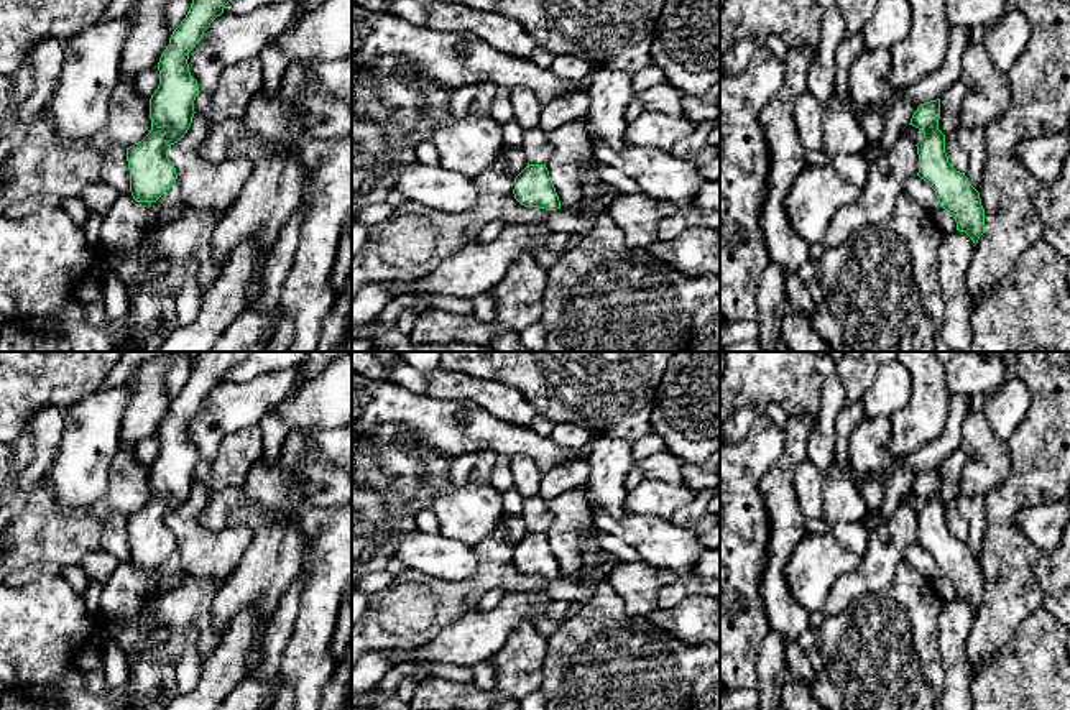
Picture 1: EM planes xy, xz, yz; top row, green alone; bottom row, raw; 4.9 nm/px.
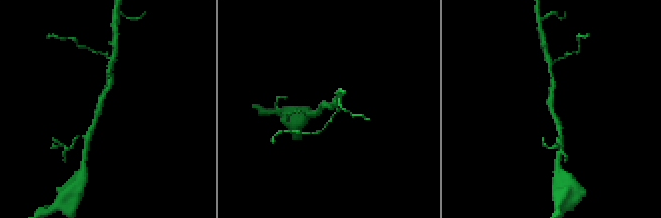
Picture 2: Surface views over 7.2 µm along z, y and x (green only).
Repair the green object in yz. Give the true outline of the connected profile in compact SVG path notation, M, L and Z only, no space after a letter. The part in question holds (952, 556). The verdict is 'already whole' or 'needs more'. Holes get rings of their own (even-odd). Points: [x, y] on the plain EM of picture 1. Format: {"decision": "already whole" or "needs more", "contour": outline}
{"decision": "already whole", "contour": "M940 467L917 475L911 491L924 500L915 513L919 541L934 559L940 574L952 582L957 598L965 600L976 613L985 602L985 577L980 560L971 554L965 541L957 539L945 521L945 503L939 498Z"}

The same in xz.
{"decision": "already whole", "contour": "M529 532L514 546L514 567L524 575L560 577L560 569L546 532Z"}

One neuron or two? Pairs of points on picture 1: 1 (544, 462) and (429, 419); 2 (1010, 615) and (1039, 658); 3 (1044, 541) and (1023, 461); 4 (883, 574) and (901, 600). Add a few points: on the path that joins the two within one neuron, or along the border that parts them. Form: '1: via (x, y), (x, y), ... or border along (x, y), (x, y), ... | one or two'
1: via (516, 441), (459, 428) | one
2: border along (1041, 605), (993, 656) | two
3: border along (1052, 500), (1016, 516), (1034, 546) | two
4: border along (904, 561), (888, 587), (853, 599) | two

